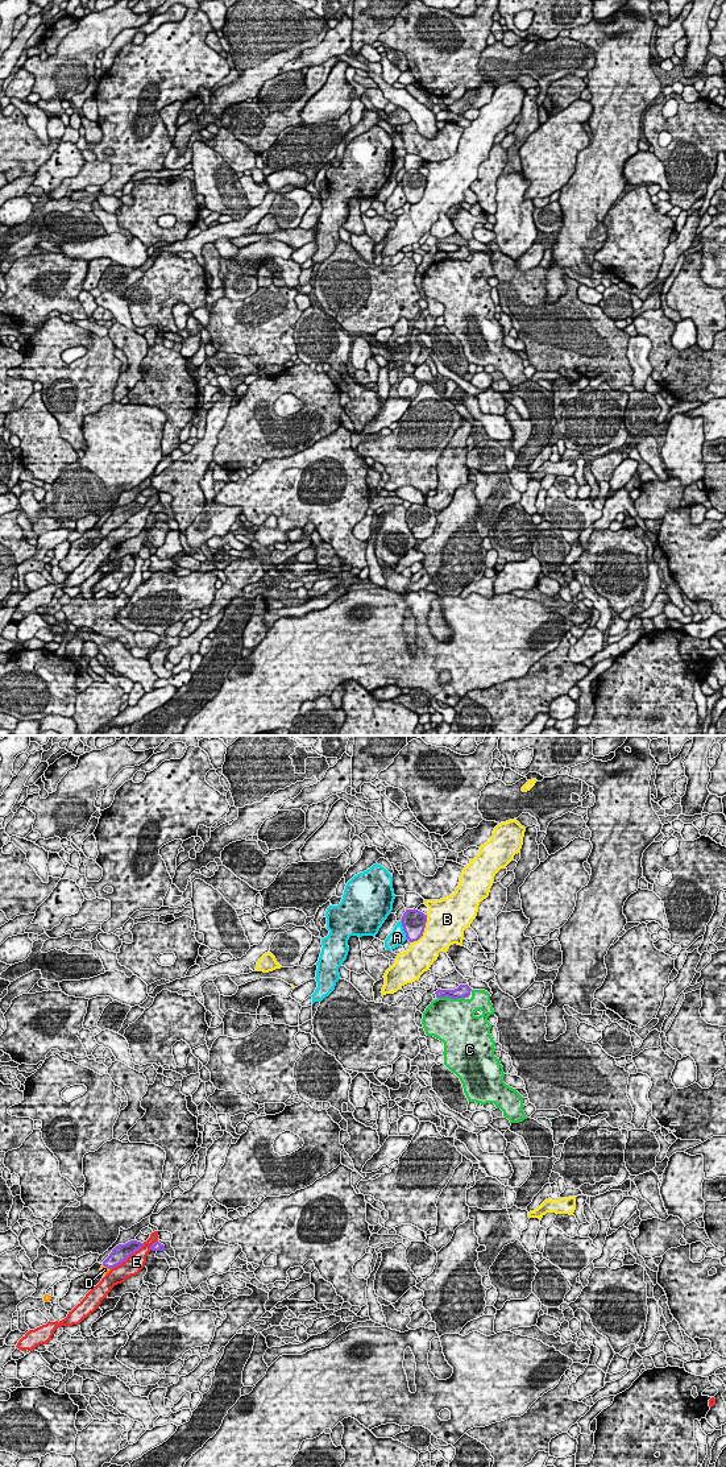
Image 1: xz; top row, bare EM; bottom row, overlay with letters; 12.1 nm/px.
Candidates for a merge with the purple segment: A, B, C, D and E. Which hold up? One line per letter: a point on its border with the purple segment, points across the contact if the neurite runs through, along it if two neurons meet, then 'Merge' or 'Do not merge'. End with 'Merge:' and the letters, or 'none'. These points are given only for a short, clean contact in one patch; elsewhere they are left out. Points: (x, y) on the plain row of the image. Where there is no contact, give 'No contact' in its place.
A: Touches purple at xz (403, 191). Do not merge
B: Touches purple at xz (423, 193). Do not merge
C: Touches purple at xz (451, 258). Do not merge
D: Touches purple at xz (107, 529). Path across: xz (121, 514), (107, 529), (104, 531). Merge
E: Touches purple at xz (127, 519). Do not merge
Merge: D

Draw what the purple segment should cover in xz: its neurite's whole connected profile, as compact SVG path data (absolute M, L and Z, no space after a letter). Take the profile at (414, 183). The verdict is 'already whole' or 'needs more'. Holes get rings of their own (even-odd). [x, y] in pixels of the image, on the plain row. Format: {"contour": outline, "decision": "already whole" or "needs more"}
{"contour": "M406 171L402 181L402 188L406 195L406 200L410 204L418 203L424 194L426 185L427 185L427 177L418 171Z", "decision": "already whole"}

